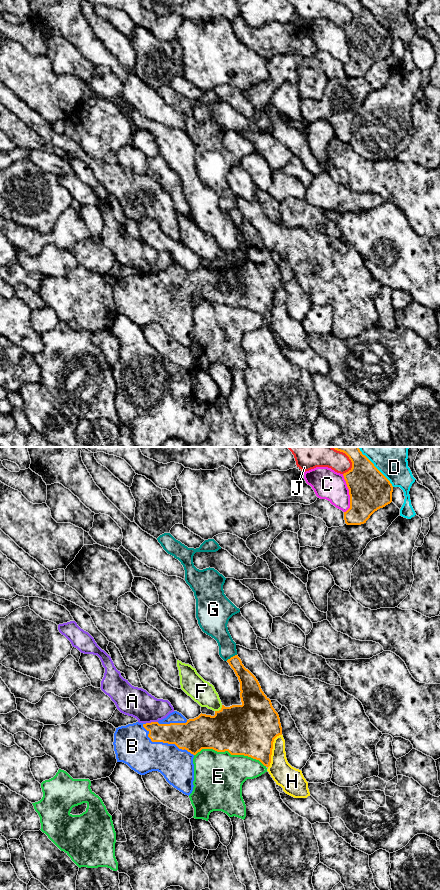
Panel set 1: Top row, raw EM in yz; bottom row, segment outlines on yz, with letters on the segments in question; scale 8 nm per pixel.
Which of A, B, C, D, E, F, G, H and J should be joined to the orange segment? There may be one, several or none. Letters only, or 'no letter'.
B

